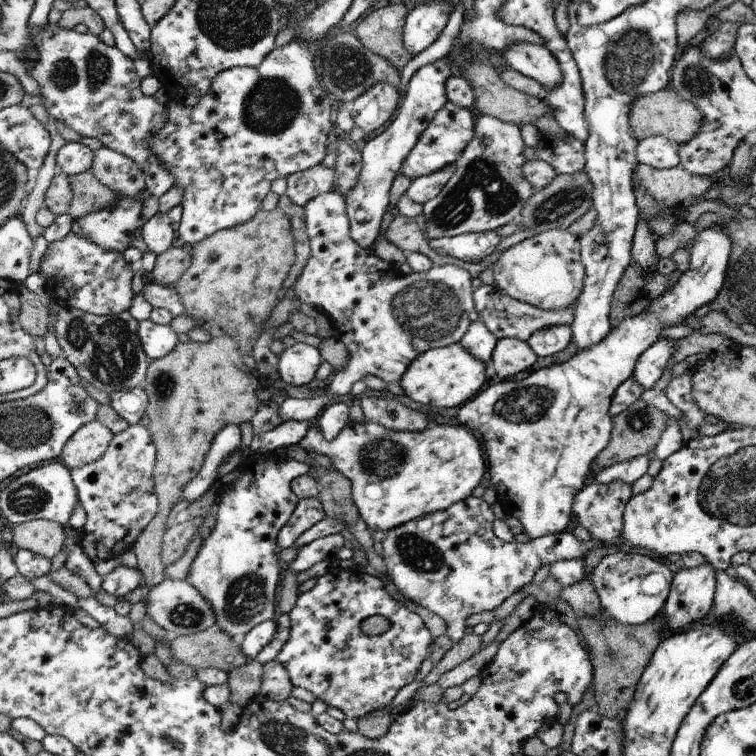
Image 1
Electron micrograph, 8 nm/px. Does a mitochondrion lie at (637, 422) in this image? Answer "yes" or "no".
yes

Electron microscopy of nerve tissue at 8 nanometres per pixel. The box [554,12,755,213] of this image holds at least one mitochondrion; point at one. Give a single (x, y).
(632, 54)

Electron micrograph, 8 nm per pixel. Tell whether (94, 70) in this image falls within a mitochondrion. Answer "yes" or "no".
yes

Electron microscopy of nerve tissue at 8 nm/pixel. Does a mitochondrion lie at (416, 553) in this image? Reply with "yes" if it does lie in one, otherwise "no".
yes

